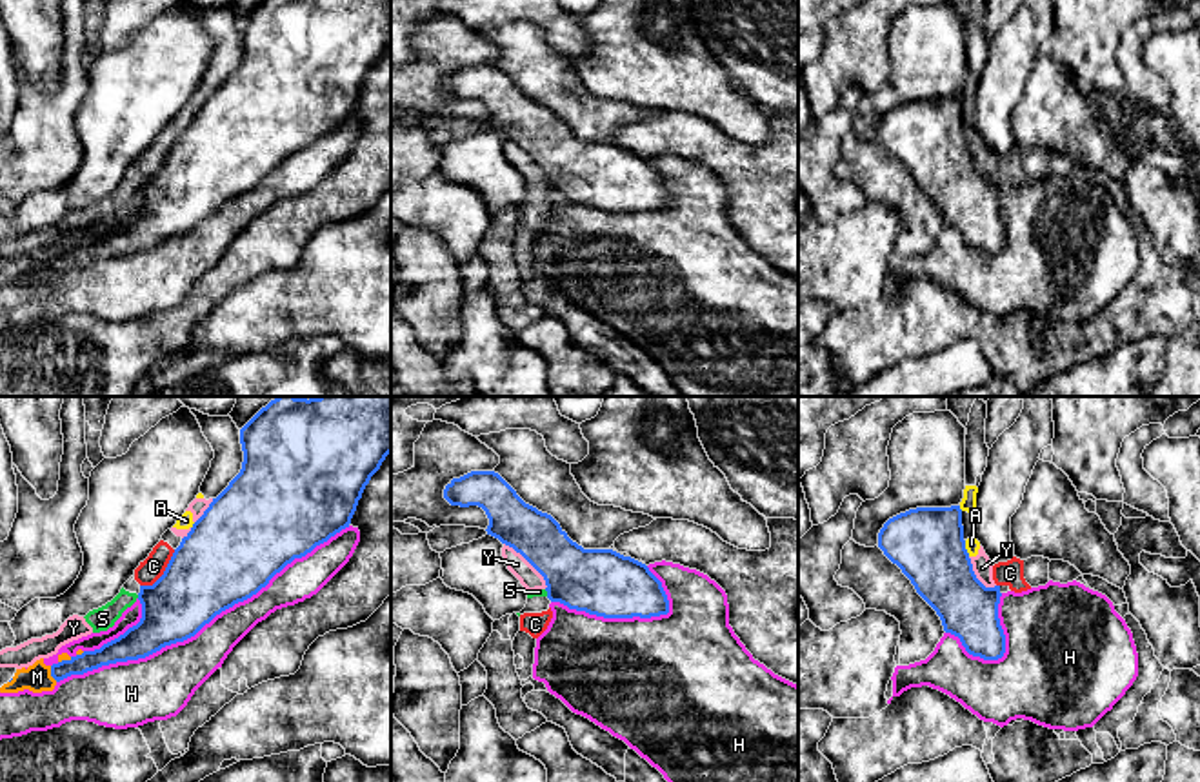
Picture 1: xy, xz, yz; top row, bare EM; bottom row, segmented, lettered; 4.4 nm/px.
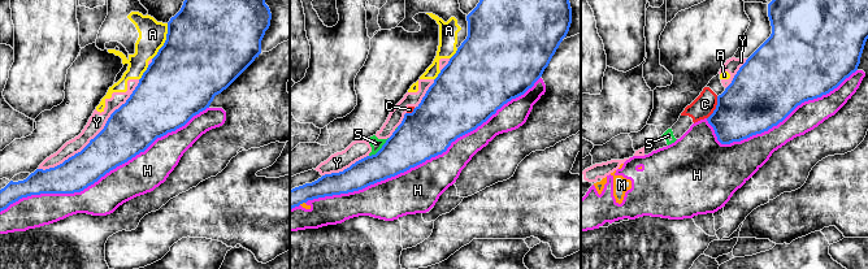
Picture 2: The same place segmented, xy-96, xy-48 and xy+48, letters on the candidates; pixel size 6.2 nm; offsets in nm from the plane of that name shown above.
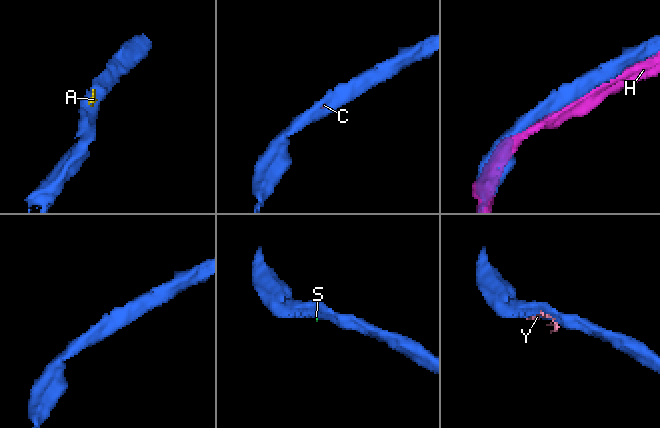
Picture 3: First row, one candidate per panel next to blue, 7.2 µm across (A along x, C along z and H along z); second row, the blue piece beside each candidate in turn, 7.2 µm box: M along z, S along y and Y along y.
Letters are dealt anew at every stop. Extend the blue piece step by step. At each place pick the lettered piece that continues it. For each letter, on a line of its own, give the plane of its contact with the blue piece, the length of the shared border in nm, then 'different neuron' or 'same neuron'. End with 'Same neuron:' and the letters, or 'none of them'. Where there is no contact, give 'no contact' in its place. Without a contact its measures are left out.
A: meets blue in yz; contact 80 nm long; different neuron
C: meets blue in xy; contact 220 nm long; different neuron
H: meets blue in xy; contact 1450 nm long; different neuron
M: meets blue in xy; contact 80 nm long; different neuron
S: meets blue in xz; contact 40 nm long; different neuron
Y: meets blue in xz; contact 280 nm long; different neuron
Same neuron: none of them

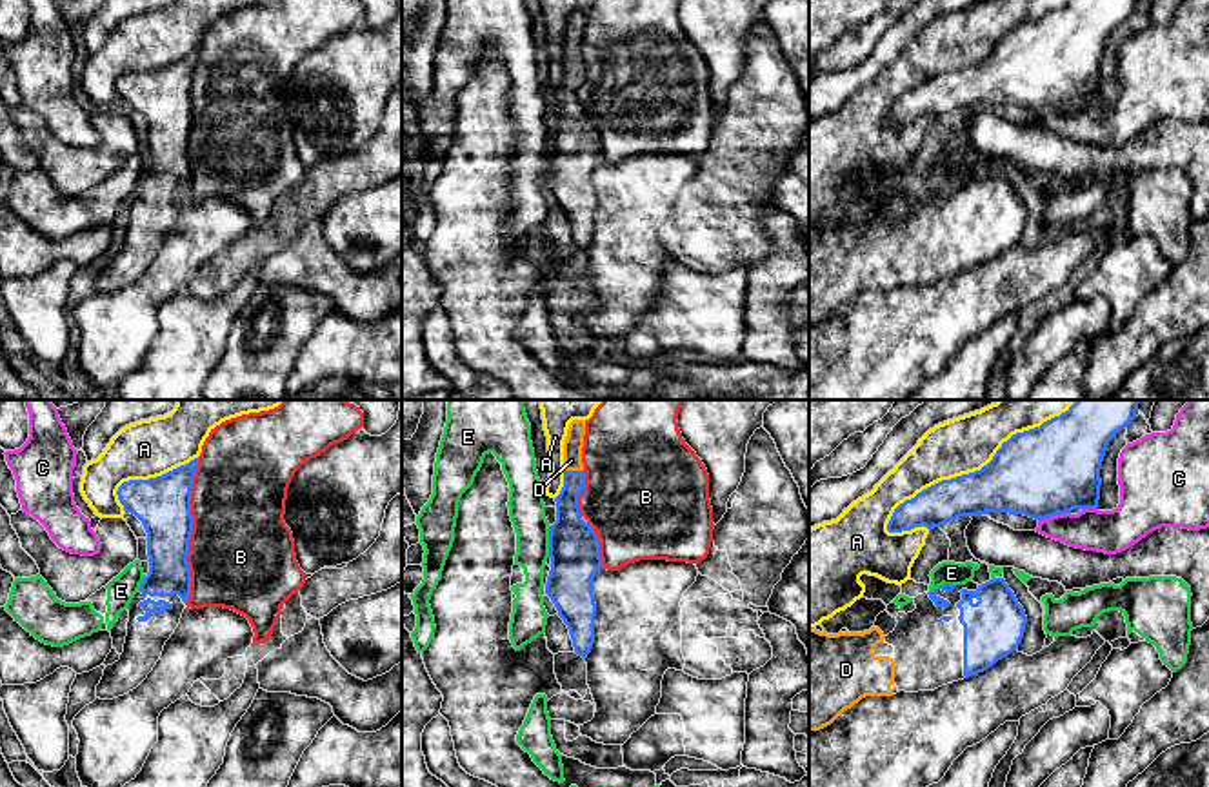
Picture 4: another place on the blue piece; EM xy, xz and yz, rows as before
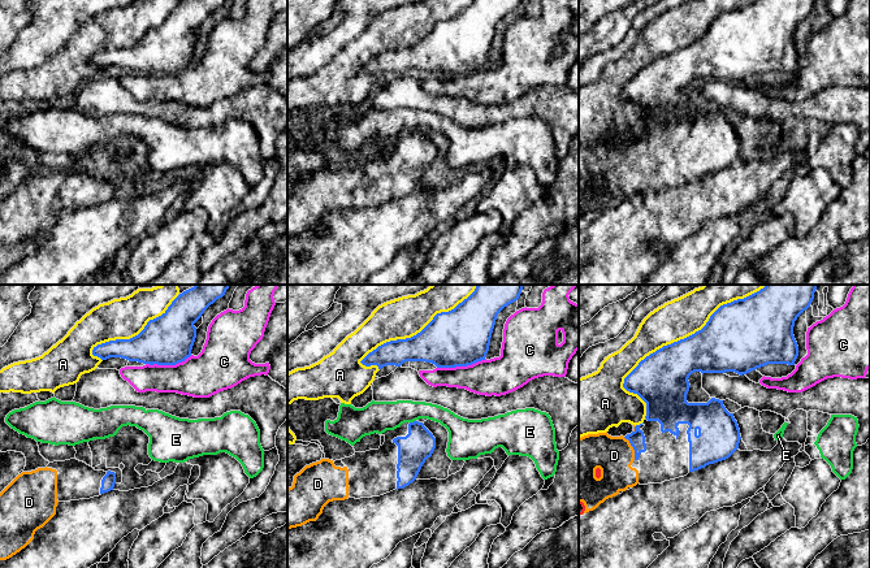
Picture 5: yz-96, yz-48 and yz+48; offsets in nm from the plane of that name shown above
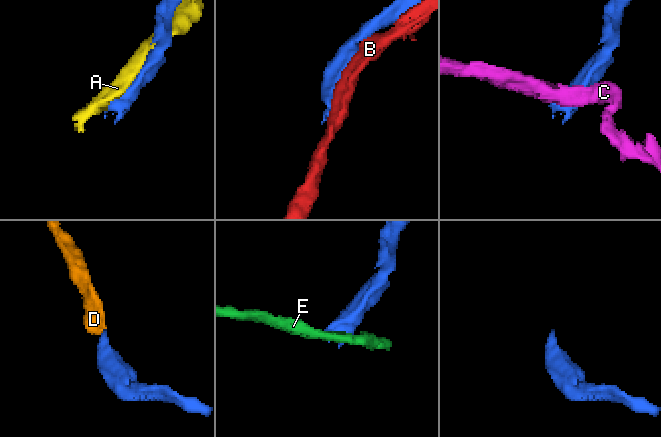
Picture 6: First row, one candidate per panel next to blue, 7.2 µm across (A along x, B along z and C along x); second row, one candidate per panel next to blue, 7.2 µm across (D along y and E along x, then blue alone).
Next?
A: meets blue in yz; contact 1000 nm long; different neuron
B: meets blue in xy; contact 650 nm long; different neuron
C: meets blue in yz; contact 150 nm long; different neuron
D: meets blue in xz; contact 90 nm long; same neuron
E: meets blue in xz; contact 140 nm long; different neuron
Same neuron: D

